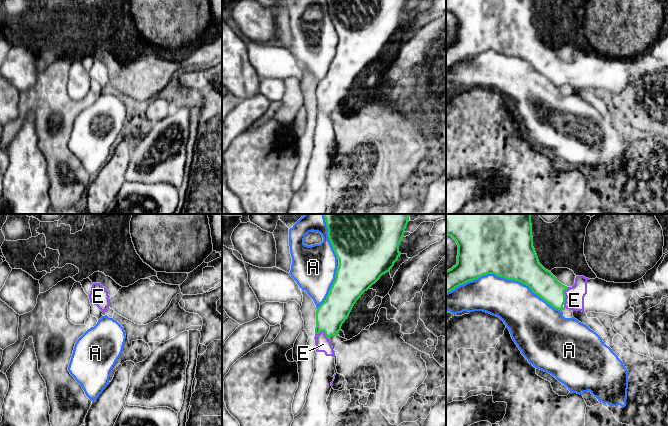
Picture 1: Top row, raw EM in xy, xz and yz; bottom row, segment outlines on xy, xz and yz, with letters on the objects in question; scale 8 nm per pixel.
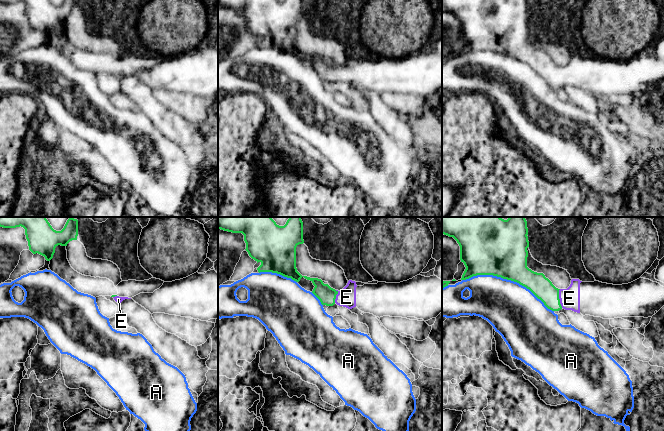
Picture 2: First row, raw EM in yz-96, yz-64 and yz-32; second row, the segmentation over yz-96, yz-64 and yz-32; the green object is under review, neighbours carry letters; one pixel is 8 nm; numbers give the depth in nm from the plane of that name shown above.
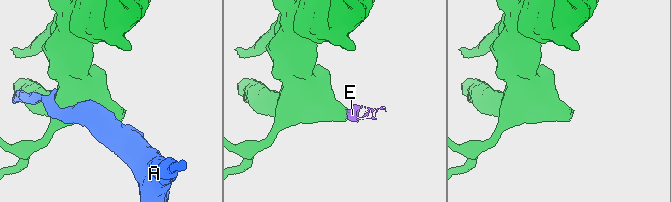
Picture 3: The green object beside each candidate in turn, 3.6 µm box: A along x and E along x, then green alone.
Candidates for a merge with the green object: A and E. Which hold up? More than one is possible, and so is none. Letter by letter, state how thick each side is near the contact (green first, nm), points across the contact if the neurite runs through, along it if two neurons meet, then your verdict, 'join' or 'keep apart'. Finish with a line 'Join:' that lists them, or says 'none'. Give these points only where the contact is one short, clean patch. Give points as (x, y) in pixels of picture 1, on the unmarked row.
A: 440 nm thick on the green side, 340 nm on the other; keep apart
E: 220 nm thick on the green side, 150 nm on the other; runs through yz (542, 58), (555, 70), (565, 72), (574, 76); join
Join: E

